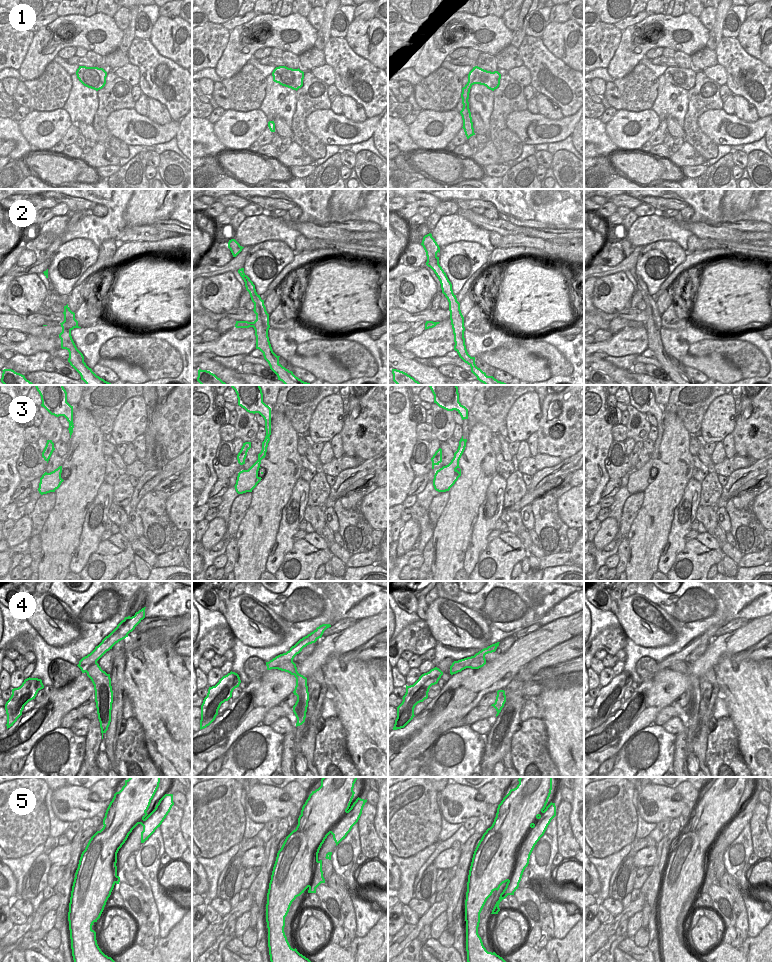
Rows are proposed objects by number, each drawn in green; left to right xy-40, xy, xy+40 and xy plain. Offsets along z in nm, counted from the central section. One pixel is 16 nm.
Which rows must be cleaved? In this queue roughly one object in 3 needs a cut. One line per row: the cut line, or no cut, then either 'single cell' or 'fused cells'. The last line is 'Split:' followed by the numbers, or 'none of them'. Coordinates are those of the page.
1: cut none; single cell
2: cut xy (252, 322), (253, 326); fused cells
3: cut none; single cell
4: cut none; single cell
5: cut none; single cell
Split: 2

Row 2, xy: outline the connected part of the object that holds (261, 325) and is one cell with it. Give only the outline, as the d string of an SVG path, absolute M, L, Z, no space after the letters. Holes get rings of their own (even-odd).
M244 268L238 270L238 273L245 282L246 290L249 292L252 302L254 303L254 313L256 314L256 320L253 322L253 328L256 336L256 349L259 349L264 356L264 359L268 362L270 369L277 375L278 380L282 381L285 385L311 385L296 377L292 371L289 371L279 363L279 357L277 356L271 347L268 330L269 314L266 311L264 300L257 294L255 285L250 278L244 273Z

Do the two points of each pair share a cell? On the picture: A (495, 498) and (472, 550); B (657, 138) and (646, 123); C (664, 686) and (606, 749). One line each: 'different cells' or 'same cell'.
A: same cell
B: different cells
C: same cell

